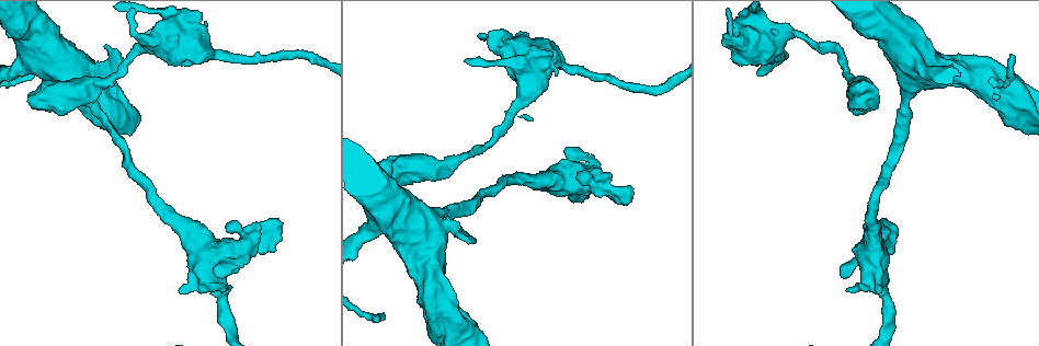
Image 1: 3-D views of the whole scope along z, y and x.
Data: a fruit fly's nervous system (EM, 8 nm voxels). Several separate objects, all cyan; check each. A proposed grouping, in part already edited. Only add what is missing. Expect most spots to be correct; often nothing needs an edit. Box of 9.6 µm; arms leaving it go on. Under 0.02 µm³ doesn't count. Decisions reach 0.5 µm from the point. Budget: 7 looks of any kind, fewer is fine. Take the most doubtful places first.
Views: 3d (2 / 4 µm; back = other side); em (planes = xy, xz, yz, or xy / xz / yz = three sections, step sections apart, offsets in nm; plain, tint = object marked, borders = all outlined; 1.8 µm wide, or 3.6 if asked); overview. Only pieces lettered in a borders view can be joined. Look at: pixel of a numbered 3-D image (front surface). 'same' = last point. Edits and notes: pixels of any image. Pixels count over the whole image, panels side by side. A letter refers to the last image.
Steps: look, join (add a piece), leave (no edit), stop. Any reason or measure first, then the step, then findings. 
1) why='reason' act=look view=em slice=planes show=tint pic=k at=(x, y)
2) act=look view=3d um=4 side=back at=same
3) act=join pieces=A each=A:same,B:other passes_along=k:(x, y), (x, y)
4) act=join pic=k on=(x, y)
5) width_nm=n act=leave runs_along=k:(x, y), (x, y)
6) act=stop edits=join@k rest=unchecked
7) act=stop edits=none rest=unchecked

why='stops while still wide' act=look view=3d um=4 side=back pic=1 at=(846, 289)

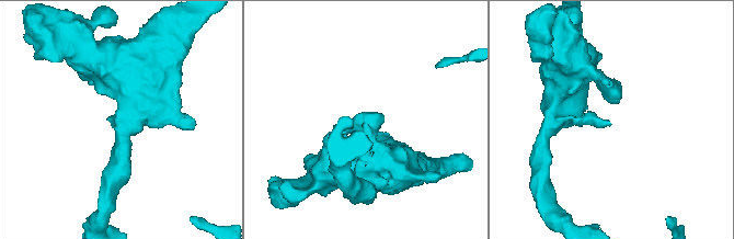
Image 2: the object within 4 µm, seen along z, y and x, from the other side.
act=look view=em um=3.6 slice=yz step=16 show=tint pic=2 at=(605, 120)

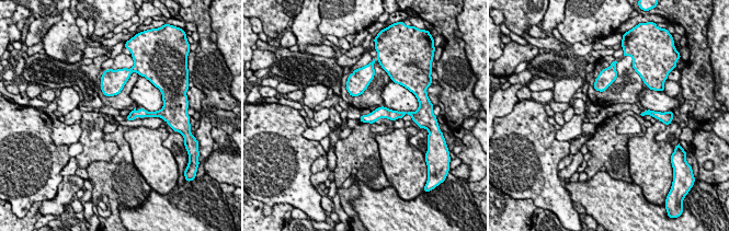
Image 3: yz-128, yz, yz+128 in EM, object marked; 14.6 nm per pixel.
act=look view=em um=3.6 slice=planes show=borders at=same

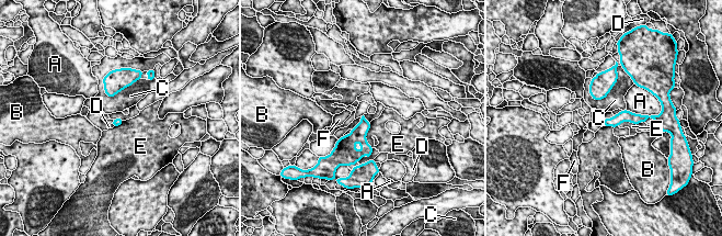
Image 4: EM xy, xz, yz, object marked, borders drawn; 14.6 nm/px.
longest_contact=C:460nm act=leave each=A:other,B:other,C:other,D:other,E:other,F:other found='none of them fits'

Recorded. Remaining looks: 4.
why='stops while still wide' act=look view=3d um=4 pic=1 at=(206, 22)

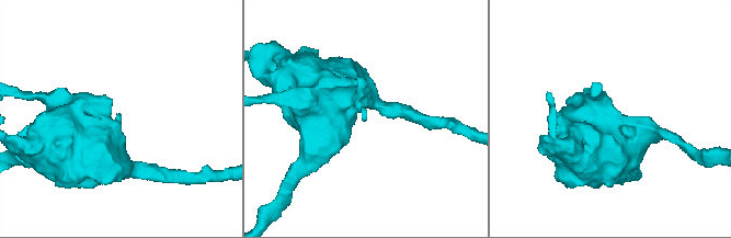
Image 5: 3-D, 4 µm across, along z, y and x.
act=look view=em um=3.6 slice=planes show=plain pic=5 at=(120, 115)

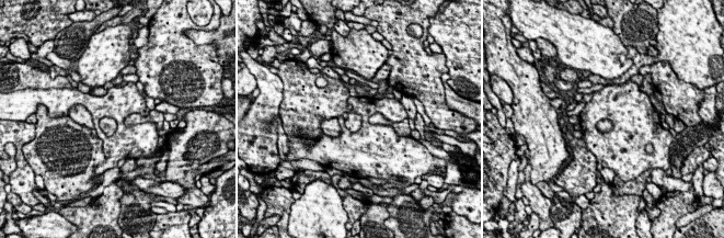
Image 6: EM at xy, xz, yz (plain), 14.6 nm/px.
why='what lies round it' act=look view=em um=3.6 slice=planes show=borders at=same

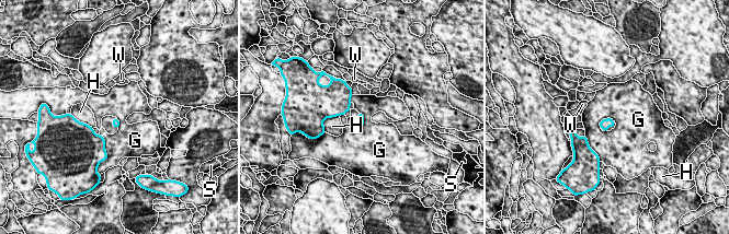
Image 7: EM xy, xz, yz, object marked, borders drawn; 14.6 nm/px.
longest_contact=G:420nm act=leave each=G:other,H:other,S:other,W:other border=7:(585, 135), (588, 145), (600, 158) found='no lettered piece goes on from it'

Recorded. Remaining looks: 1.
act=stop edits=none rest=unchecked

